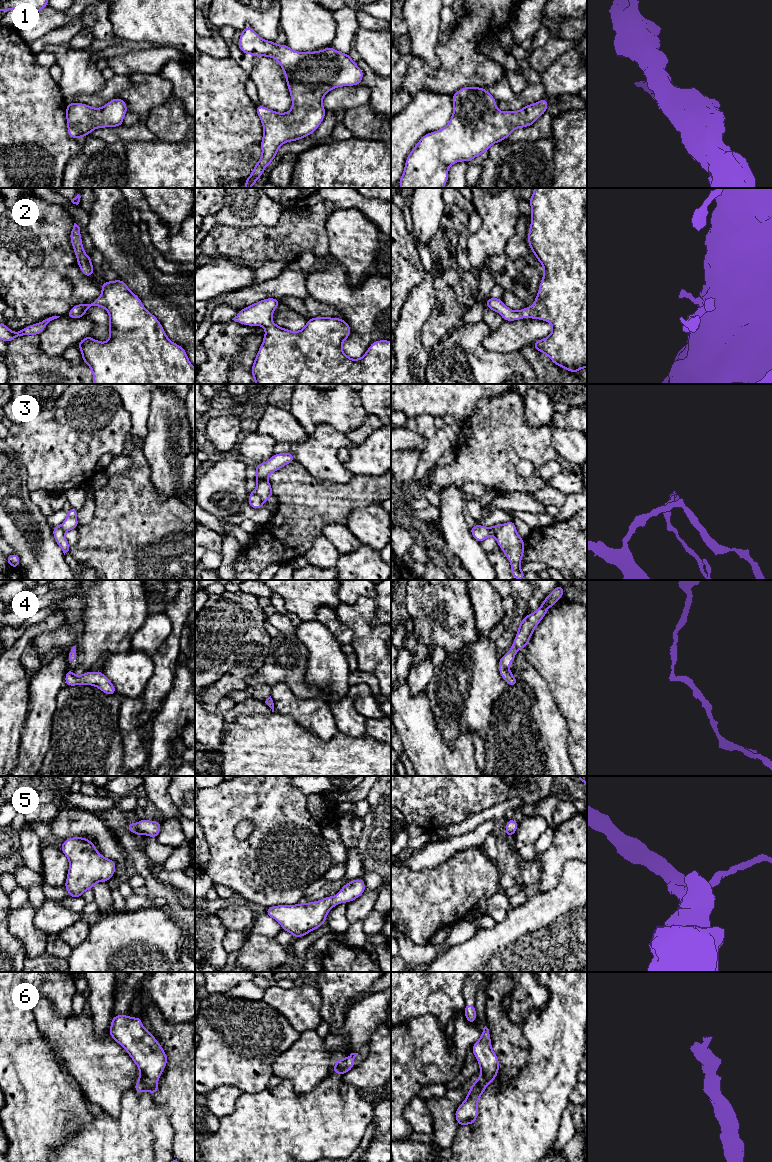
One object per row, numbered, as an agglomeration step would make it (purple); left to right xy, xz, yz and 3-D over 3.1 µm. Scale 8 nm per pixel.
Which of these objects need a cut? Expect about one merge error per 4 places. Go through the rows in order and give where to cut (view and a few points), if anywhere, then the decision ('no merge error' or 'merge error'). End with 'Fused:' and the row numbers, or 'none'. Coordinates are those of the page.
1: no cut | no merge error
2: no cut | no merge error
3: yz (503, 525), (494, 536) | merge error
4: no cut | no merge error
5: no cut | no merge error
6: no cut | no merge error
Fused: 3

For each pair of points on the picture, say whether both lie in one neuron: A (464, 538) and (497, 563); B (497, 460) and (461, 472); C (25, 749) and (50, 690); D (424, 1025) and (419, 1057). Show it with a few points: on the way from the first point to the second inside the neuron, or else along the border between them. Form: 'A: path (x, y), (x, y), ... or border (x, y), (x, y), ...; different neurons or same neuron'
A: border (487, 554), (494, 569); different neurons
B: path (488, 461), (476, 461), (470, 465); same neuron
C: path (35, 734), (42, 705); same neuron
D: path (423, 1033), (421, 1049); same neuron

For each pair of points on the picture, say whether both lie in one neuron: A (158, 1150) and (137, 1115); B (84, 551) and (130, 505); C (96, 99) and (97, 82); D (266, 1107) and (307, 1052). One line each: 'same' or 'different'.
A: same
B: same
C: different
D: different

